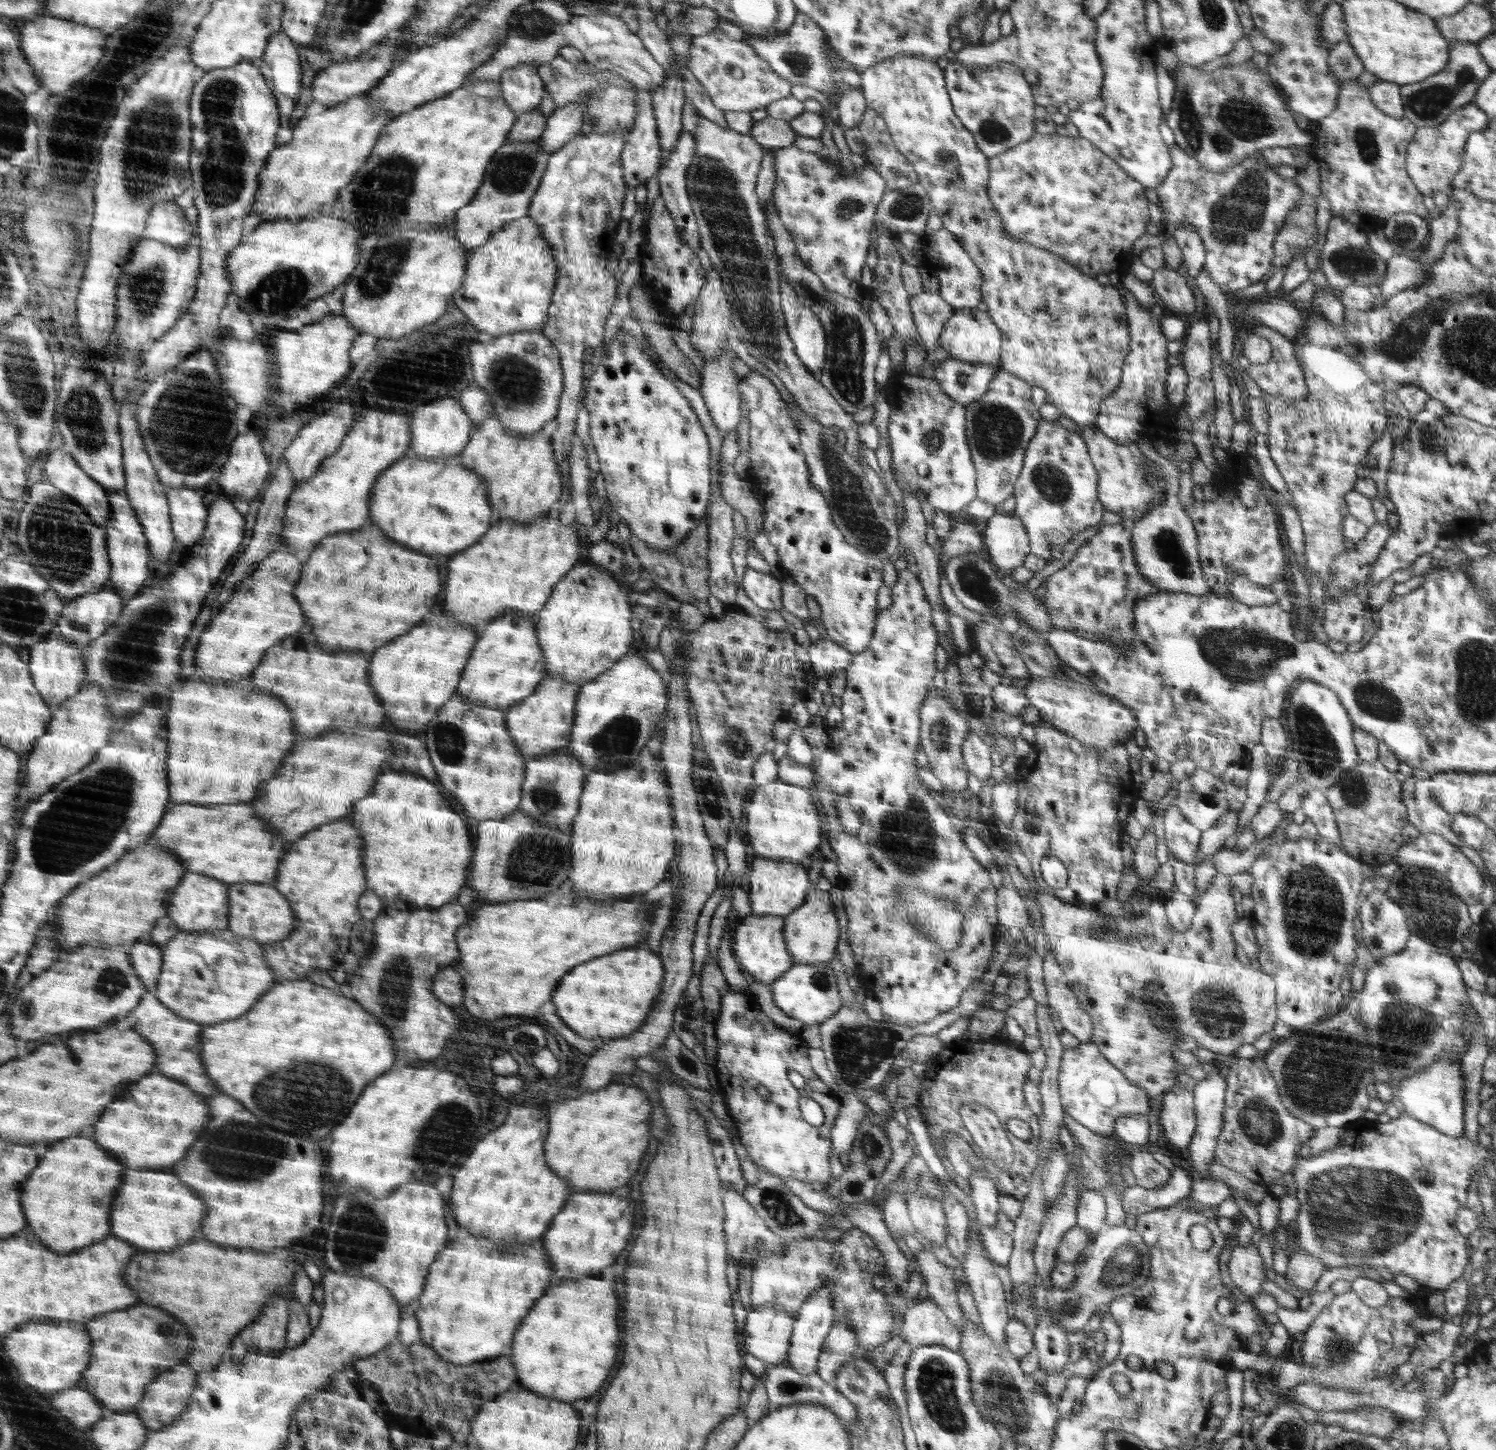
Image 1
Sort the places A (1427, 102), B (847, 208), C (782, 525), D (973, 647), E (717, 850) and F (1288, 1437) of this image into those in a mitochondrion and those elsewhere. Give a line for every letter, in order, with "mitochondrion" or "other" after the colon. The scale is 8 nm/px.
A: mitochondrion
B: mitochondrion
C: other
D: other
E: other
F: mitochondrion

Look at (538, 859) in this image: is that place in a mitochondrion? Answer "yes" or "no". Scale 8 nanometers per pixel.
yes

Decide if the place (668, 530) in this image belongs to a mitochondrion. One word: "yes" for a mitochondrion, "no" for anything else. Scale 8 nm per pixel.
no

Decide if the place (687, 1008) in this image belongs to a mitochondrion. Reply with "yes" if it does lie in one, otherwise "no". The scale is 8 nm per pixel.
no

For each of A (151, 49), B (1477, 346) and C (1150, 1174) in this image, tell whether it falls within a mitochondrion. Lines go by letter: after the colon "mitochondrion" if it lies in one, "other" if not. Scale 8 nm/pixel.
A: mitochondrion
B: mitochondrion
C: mitochondrion

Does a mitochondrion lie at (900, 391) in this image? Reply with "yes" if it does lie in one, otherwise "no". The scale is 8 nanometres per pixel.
no

